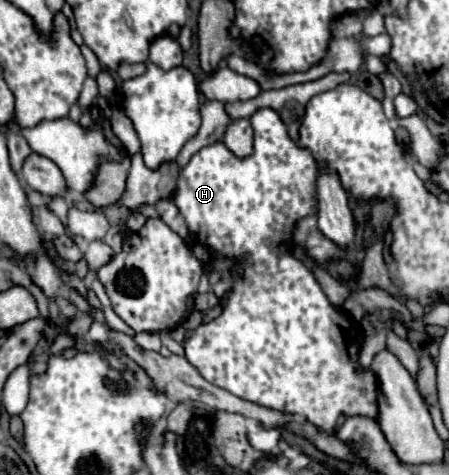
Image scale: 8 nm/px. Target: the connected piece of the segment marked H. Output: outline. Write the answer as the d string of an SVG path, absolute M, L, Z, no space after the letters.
M258 109L250 121L254 127L252 155L240 159L222 141L206 145L180 171L172 193L172 201L188 229L206 237L208 247L216 255L238 259L238 265L232 271L234 283L222 303L222 313L208 325L194 329L192 337L184 343L186 359L206 381L232 395L280 413L300 415L328 433L334 431L340 415L366 415L378 419L376 375L370 369L360 369L358 363L360 345L364 341L362 327L356 327L356 323L352 327L348 313L344 315L342 309L336 309L328 301L314 273L286 251L298 217L308 217L314 209L316 159L308 149L290 139L286 125L274 109Z

